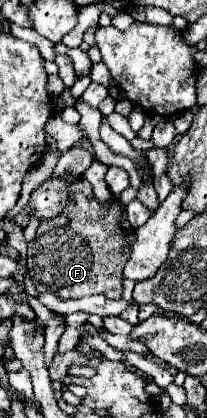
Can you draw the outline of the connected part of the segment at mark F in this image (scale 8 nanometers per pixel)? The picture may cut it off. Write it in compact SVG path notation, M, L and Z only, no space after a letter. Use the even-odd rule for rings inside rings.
M79 180L71 186L71 204L55 220L43 220L35 238L27 244L27 266L37 292L51 292L61 300L103 294L119 300L123 294L123 266L131 254L135 228L127 220L125 206L115 198L107 208L95 200L91 184Z

